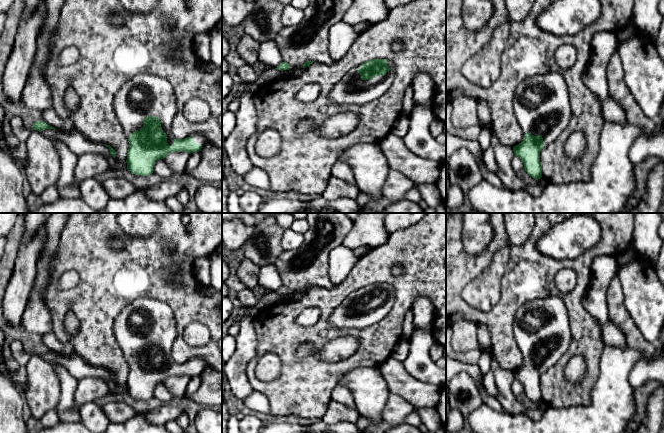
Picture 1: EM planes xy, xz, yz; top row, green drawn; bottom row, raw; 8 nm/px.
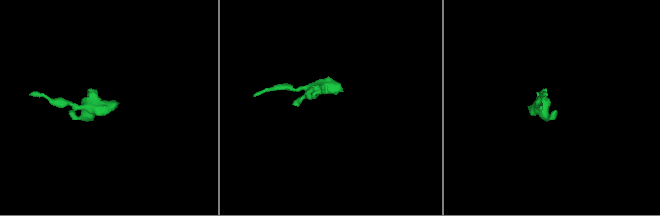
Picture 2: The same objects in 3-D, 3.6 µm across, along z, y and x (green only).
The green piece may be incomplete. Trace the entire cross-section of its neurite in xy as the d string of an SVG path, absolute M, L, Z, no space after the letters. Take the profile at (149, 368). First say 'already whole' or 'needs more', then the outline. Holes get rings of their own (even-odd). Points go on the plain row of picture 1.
needs more; M138 298L126 305L114 320L114 335L116 342L123 352L124 359L128 362L129 373L127 377L127 393L135 399L149 400L157 384L164 383L168 378L177 375L194 377L208 367L202 358L194 358L185 363L175 363L172 359L172 344L175 338L176 322L171 308L157 299Z

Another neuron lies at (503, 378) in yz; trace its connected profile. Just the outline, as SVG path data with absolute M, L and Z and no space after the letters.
M477 324L477 337L478 342L483 348L482 352L491 356L493 362L491 370L493 372L495 384L499 391L497 400L502 405L504 411L515 416L524 414L533 421L539 421L543 417L544 411L539 408L525 408L510 391L511 384L514 380L513 371L506 370L495 364L491 336L486 326Z

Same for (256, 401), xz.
M253 391L246 399L243 400L243 403L251 410L261 412L263 414L270 413L267 397L257 391Z

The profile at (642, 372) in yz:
M645 359L639 360L629 373L629 383L633 388L643 386L650 380L664 385L664 359L651 363Z

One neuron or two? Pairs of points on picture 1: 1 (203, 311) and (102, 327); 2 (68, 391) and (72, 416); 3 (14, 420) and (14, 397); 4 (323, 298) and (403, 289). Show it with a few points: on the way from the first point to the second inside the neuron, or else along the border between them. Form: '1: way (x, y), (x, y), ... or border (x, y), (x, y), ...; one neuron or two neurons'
1: way (175, 290), (130, 289), (120, 299); one neuron
2: way (67, 397), (67, 410); one neuron
3: way (14, 414), (14, 403); one neuron
4: way (343, 289), (359, 276), (383, 276); one neuron

